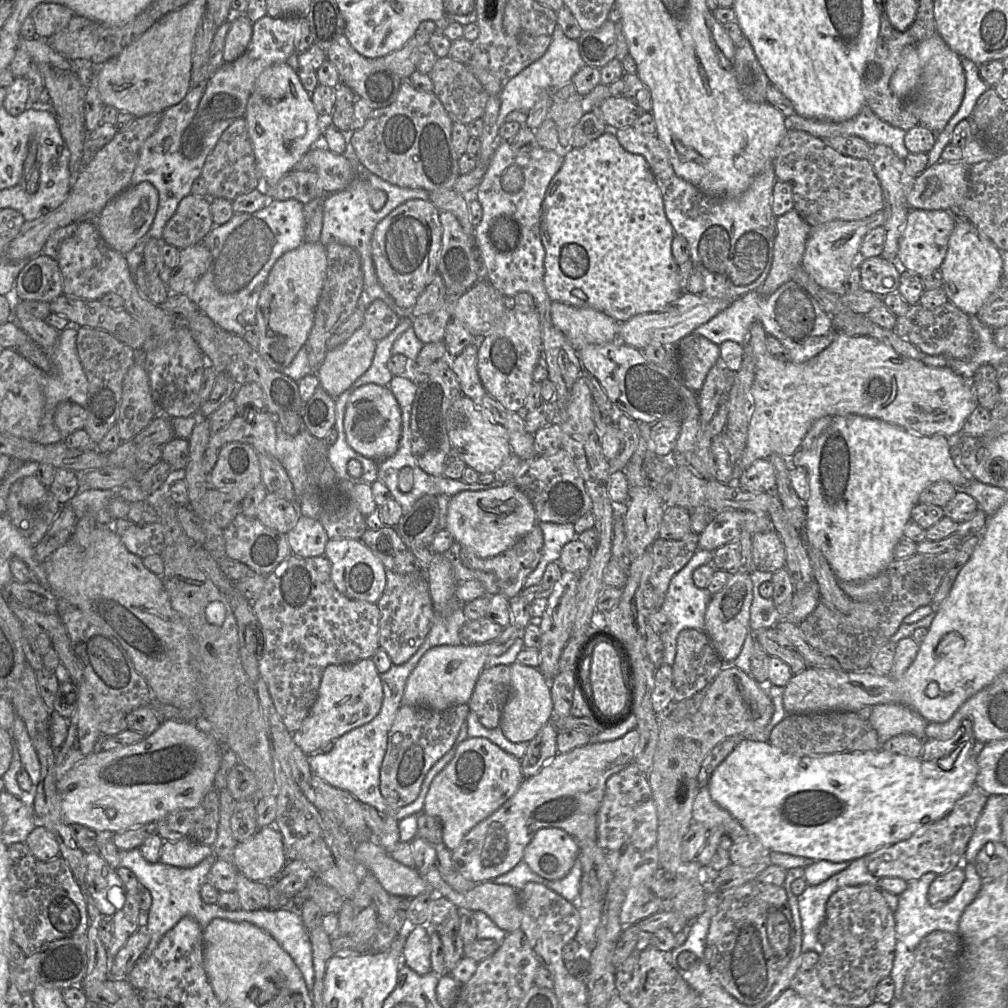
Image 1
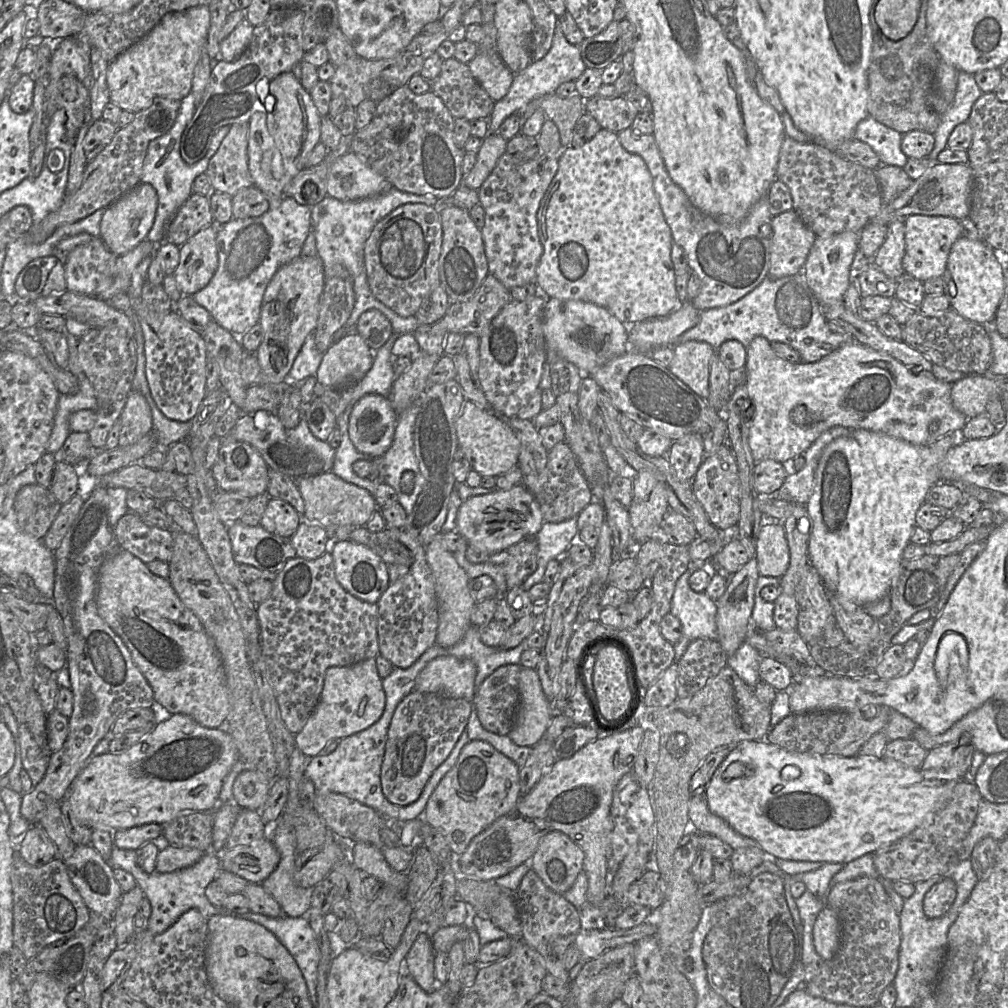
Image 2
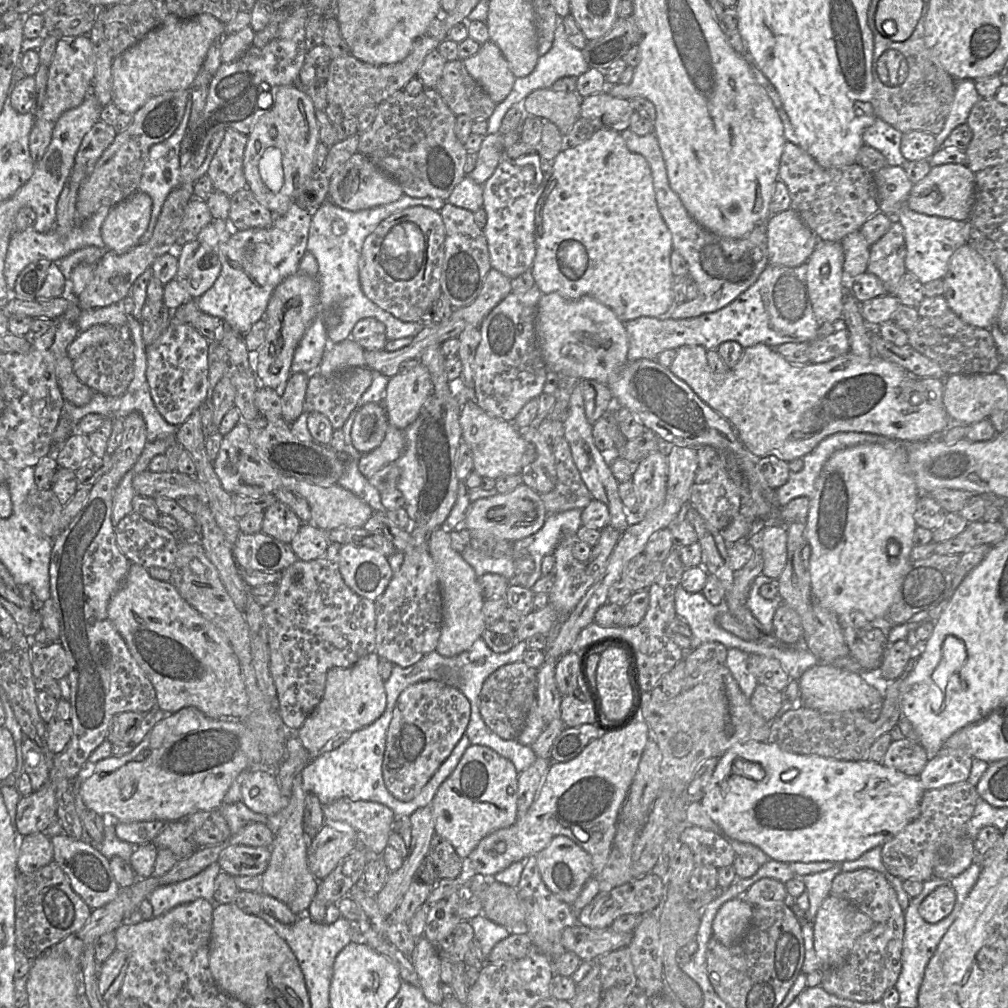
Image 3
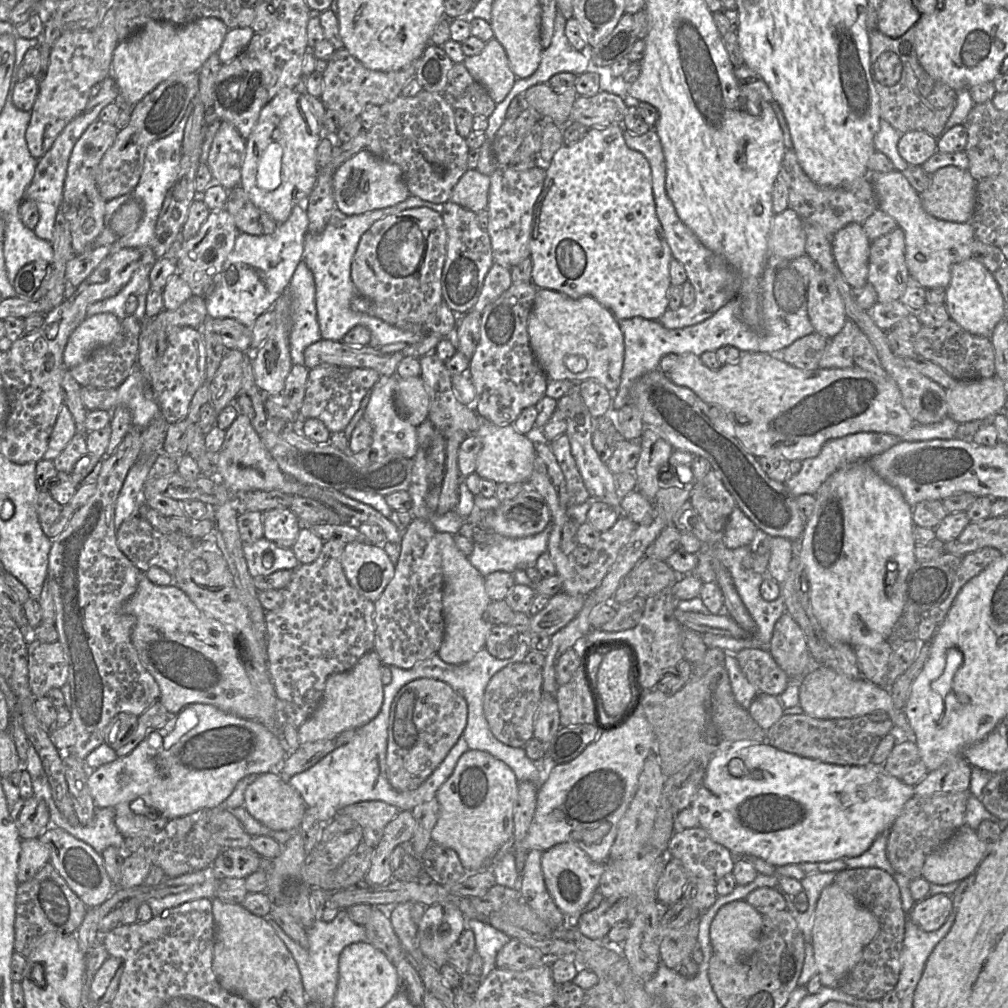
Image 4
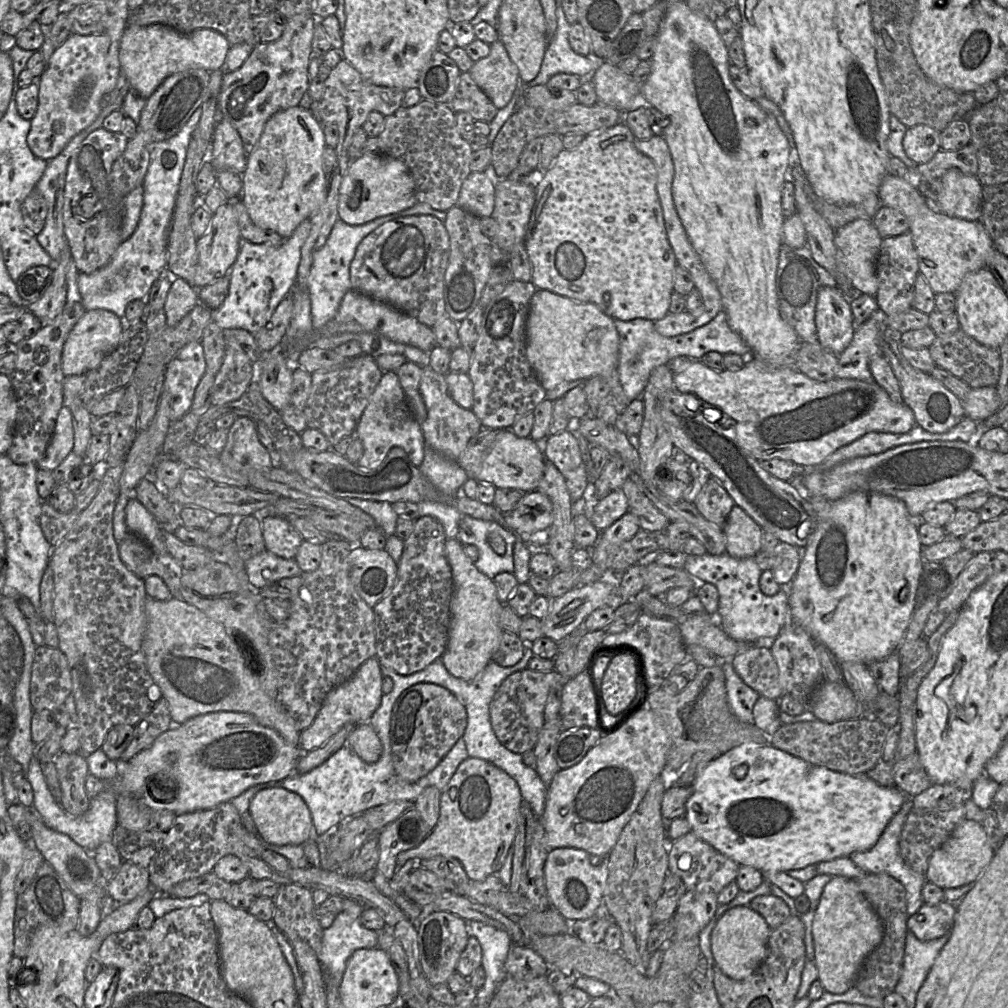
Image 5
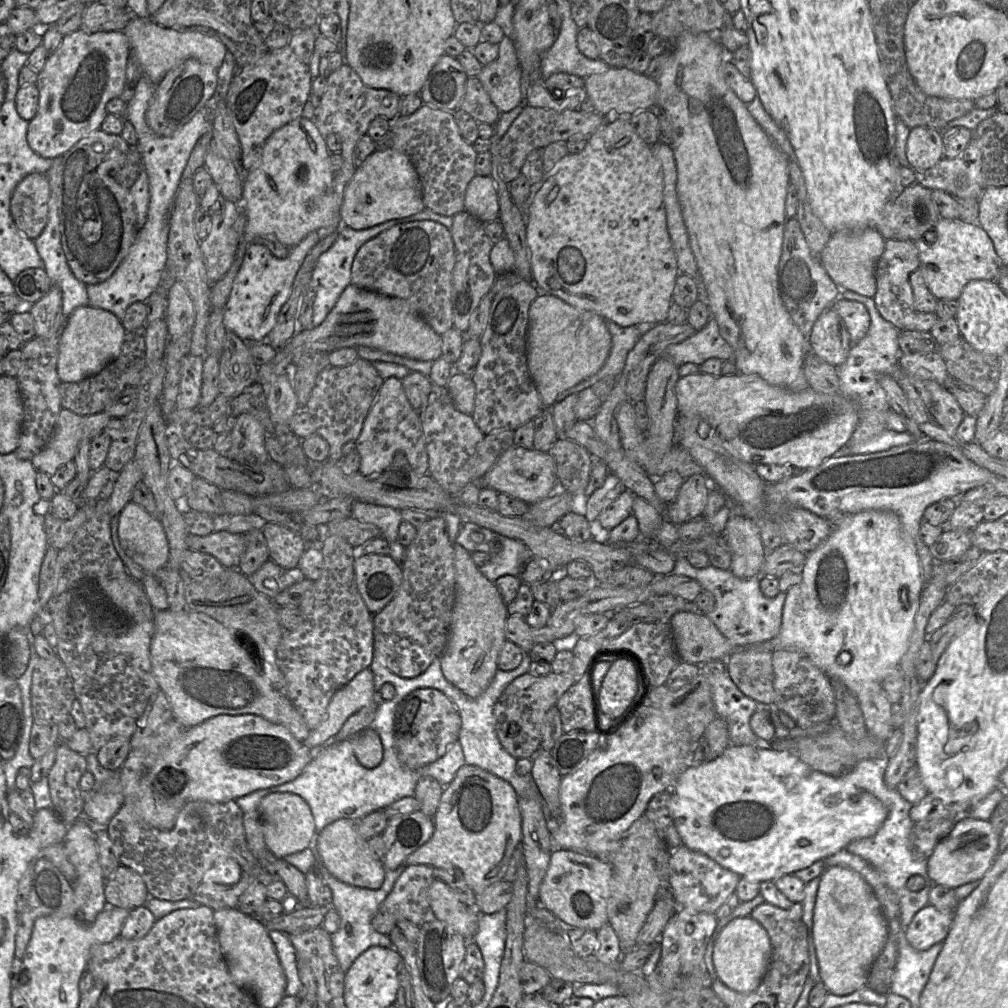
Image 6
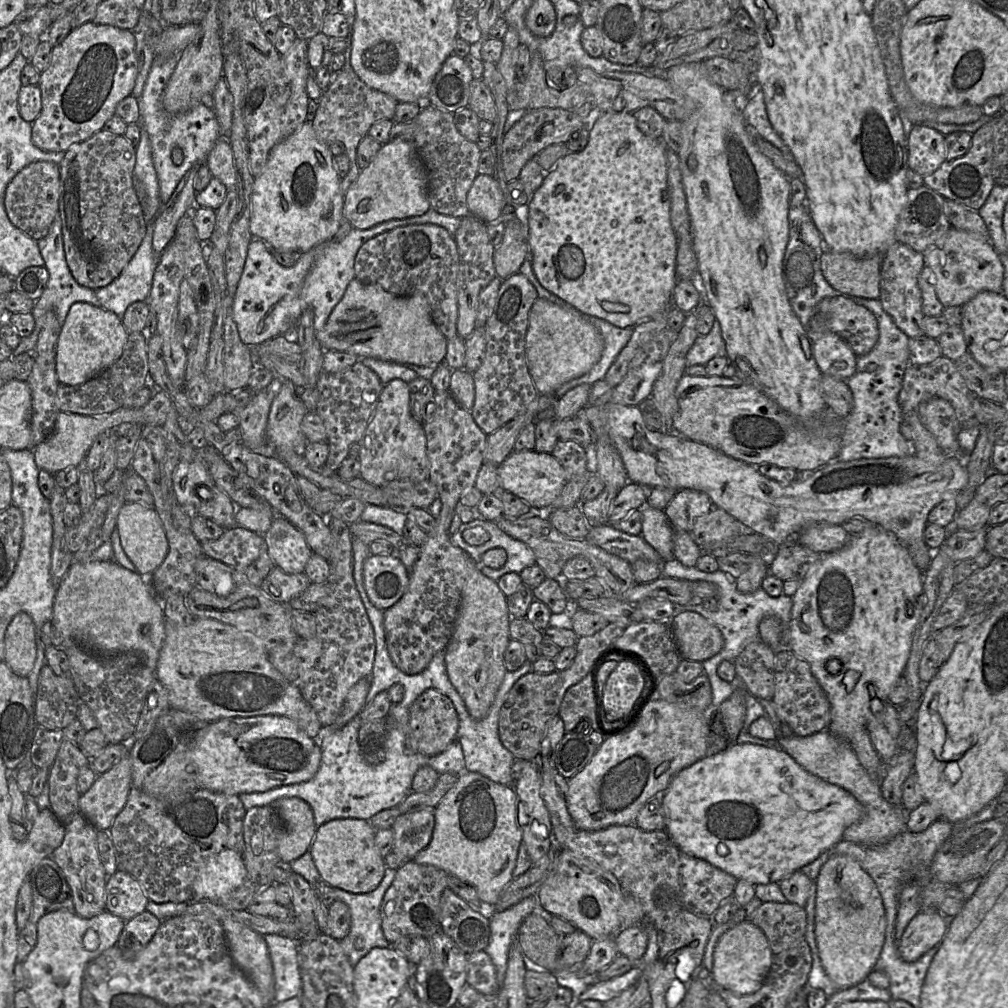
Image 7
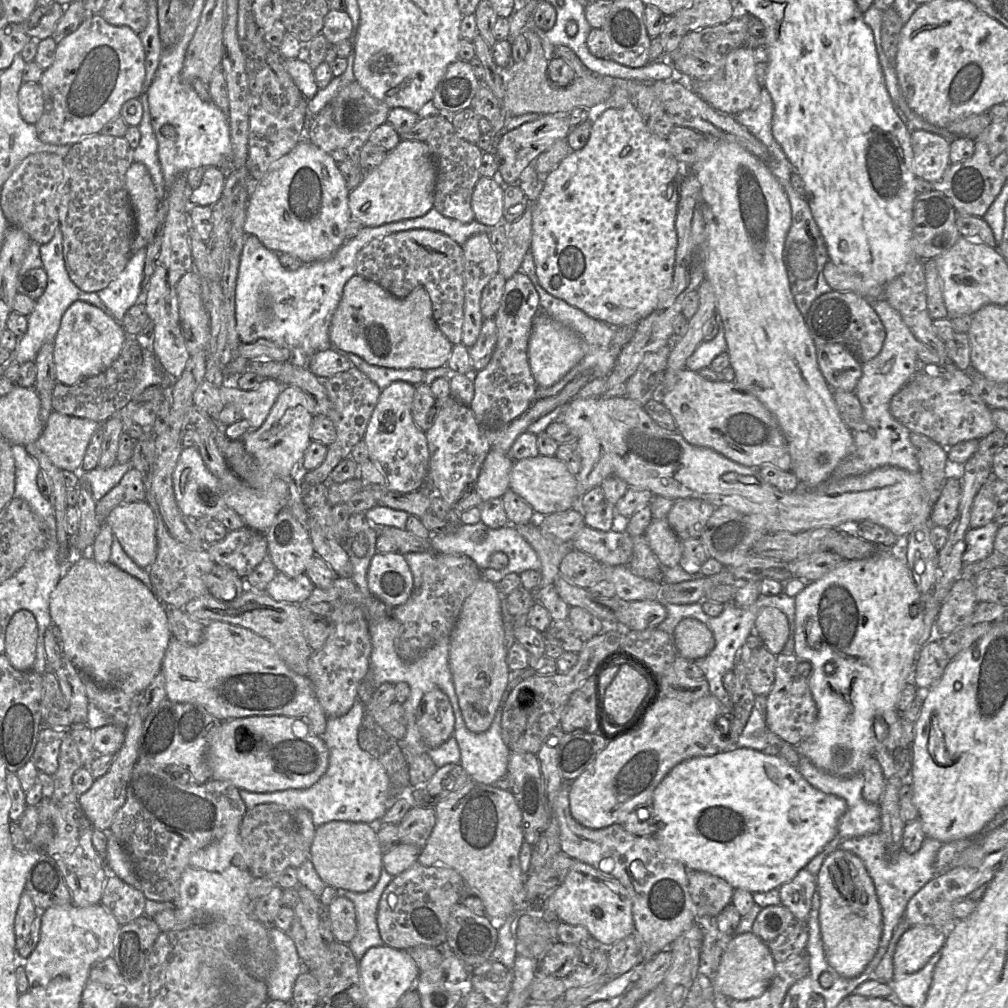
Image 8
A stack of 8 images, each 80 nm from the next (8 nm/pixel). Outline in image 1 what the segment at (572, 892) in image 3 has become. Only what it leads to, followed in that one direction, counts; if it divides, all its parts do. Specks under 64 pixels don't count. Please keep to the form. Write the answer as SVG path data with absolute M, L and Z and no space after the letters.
M539 829L524 850L523 861L547 880L565 877L579 857L578 842L565 830Z

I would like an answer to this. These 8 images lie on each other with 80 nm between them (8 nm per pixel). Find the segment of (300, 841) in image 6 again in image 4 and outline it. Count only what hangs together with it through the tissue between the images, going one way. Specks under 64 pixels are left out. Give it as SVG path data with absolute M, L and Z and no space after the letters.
M274 773L259 775L247 787L244 793L244 807L253 818L275 831L299 830L307 809L299 792L282 776Z

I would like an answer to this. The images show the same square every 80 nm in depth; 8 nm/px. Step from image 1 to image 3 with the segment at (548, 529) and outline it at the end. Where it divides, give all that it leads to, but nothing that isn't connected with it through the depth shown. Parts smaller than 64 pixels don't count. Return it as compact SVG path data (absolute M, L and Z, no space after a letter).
M571 509L557 514L549 514L542 528L535 534L513 542L515 552L528 552L535 568L529 575L526 588L531 589L541 578L541 566L546 555L552 555L555 548L565 536L576 536L581 528L583 509Z

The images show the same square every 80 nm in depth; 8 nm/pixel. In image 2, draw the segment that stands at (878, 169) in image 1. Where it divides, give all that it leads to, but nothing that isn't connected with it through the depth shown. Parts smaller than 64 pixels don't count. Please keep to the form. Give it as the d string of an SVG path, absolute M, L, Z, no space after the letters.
M904 219L888 224L886 237L872 259L872 263L890 278L898 279L903 273L902 259L905 254Z

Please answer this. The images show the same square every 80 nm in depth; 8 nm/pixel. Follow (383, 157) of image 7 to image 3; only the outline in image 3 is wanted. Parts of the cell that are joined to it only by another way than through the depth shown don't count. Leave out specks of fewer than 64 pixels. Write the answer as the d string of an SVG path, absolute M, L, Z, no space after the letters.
M356 152L332 175L328 199L340 208L359 211L397 201L404 194L399 183L375 166L366 156Z

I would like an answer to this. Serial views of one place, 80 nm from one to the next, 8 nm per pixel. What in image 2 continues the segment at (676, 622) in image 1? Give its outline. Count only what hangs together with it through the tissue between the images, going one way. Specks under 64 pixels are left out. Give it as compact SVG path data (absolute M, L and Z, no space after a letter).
M712 561L706 564L690 563L689 569L677 580L671 602L670 614L679 619L682 624L682 636L674 644L674 663L678 663L688 645L698 639L717 640L716 602L705 592L695 592L689 585L689 578L699 567L712 566Z

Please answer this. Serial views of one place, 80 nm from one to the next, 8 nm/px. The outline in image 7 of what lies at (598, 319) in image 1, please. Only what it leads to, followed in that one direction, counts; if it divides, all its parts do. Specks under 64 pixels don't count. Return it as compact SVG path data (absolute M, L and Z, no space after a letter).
M538 297L529 313L526 361L540 395L554 395L564 383L584 375L600 360L604 339L588 318L574 307L561 307Z

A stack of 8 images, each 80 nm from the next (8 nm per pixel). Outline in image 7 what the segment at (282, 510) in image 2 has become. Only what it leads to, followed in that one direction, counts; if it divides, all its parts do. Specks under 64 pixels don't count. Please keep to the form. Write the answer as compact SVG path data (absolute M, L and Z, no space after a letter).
M276 515L263 537L275 566L288 574L304 573L312 551L297 527Z

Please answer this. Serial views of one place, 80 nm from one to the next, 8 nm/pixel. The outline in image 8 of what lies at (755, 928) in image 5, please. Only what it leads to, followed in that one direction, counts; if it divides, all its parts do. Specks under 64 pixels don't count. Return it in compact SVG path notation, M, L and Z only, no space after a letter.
M752 931L734 936L723 952L715 982L729 999L748 1000L761 996L775 974L775 960L769 948Z

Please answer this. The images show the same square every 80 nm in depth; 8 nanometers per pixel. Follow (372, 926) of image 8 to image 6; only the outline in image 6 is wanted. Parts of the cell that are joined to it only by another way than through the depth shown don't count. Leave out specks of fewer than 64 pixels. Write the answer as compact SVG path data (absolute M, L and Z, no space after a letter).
M315 839L311 841L309 847L314 853L316 865L320 869L324 884L332 892L332 907L336 909L340 917L338 930L330 935L334 954L342 970L347 972L355 959L371 946L393 947L389 935L377 932L372 927L371 921L384 899L391 892L396 880L401 875L403 866L393 870L386 870L384 882L378 889L355 887L341 882L329 873L317 853Z

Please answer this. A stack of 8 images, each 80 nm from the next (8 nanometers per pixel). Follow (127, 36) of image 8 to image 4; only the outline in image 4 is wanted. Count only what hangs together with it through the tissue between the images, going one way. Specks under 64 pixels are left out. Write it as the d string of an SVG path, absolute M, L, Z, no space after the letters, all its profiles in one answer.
M92 30L63 32L50 52L46 74L39 80L39 92L26 130L26 142L31 155L39 160L53 145L58 135L86 107L93 87L107 77L99 63Z

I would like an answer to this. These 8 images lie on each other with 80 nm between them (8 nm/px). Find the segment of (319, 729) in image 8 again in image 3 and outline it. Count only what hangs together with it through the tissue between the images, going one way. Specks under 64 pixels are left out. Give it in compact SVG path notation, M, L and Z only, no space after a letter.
M131 564L121 587L108 604L108 617L156 691L156 706L167 714L194 707L214 720L243 721L249 701L237 656L226 635L189 605L171 582L152 578L146 568Z

